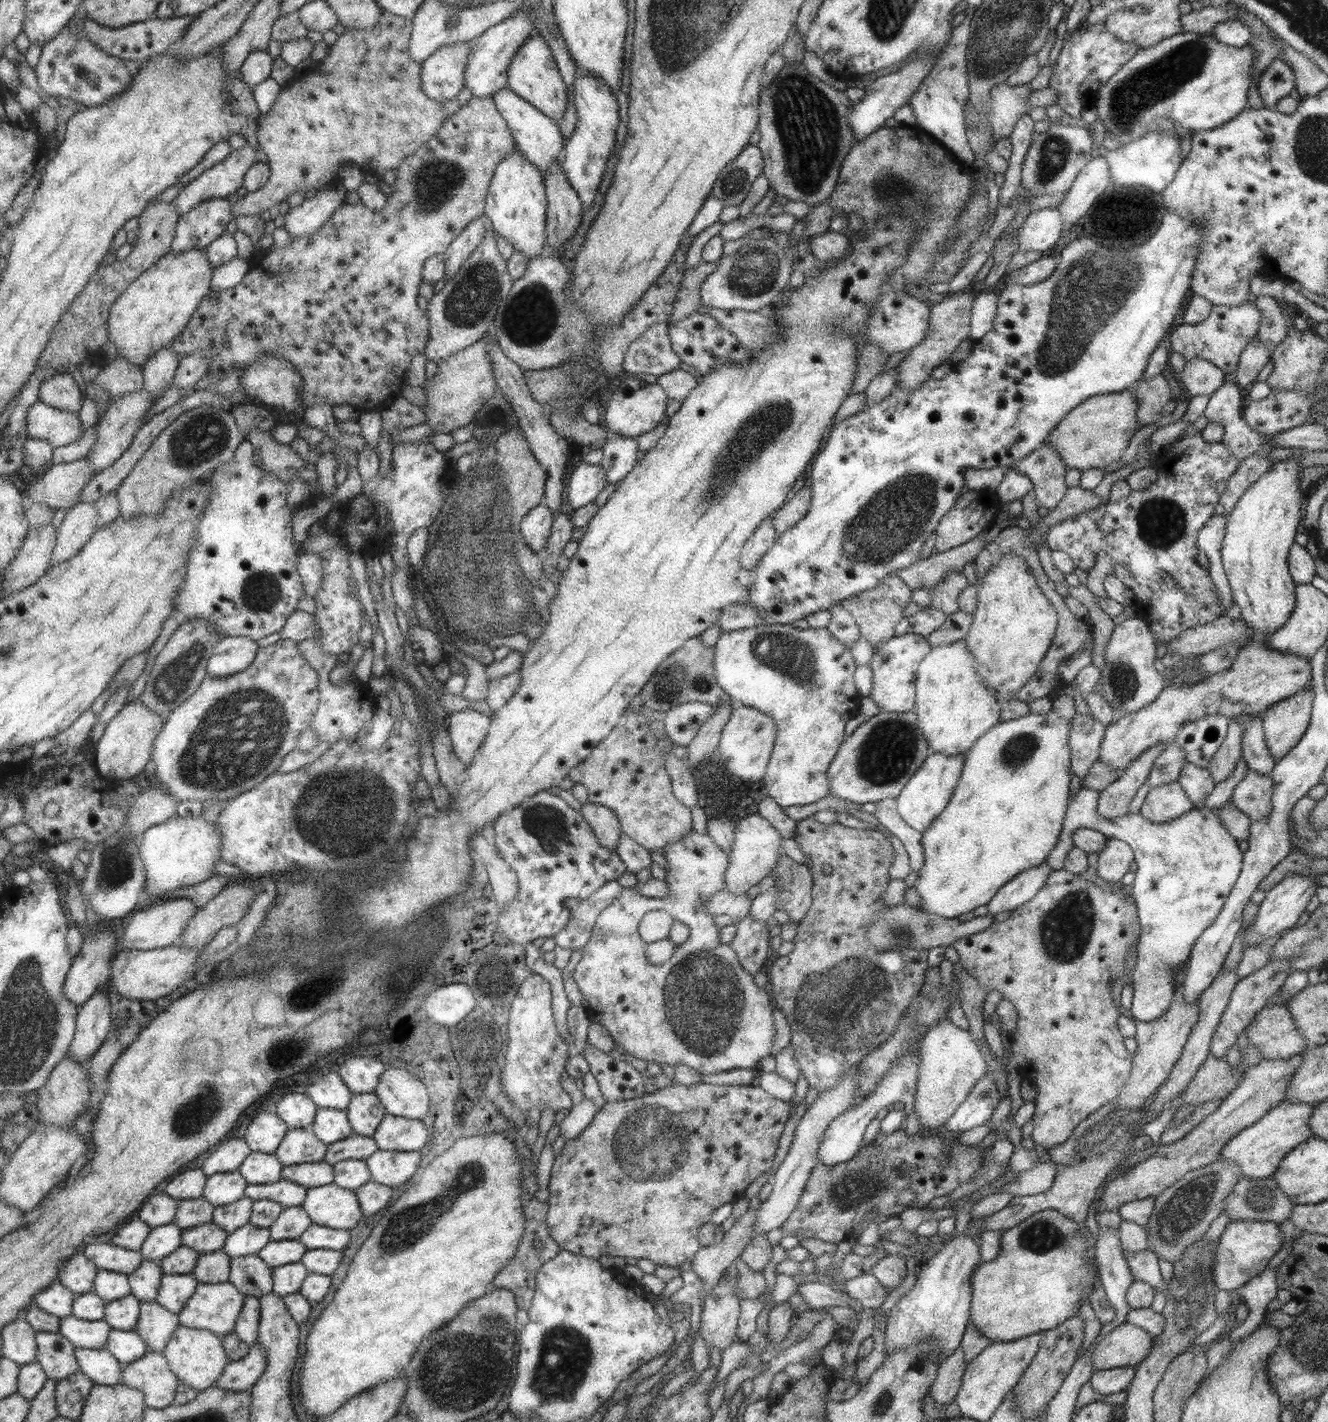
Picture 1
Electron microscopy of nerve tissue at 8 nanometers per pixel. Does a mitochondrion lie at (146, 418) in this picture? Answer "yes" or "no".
no

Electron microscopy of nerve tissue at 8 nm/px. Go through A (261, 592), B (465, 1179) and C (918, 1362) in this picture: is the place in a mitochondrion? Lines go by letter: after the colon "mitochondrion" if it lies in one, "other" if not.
A: mitochondrion
B: mitochondrion
C: mitochondrion

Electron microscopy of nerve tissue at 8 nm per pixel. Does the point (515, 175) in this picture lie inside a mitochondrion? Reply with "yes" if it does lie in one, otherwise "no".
no

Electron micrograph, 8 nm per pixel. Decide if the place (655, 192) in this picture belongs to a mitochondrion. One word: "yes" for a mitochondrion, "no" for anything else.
no

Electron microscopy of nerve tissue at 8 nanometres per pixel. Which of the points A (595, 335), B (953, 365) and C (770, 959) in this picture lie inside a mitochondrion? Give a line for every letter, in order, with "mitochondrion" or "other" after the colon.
A: other
B: other
C: other

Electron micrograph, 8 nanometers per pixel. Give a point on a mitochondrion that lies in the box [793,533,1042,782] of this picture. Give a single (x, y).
(1018, 750)

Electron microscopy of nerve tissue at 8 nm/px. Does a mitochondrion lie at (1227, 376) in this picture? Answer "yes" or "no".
no

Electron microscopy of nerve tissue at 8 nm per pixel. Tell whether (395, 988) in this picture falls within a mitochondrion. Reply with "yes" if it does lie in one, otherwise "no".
no

